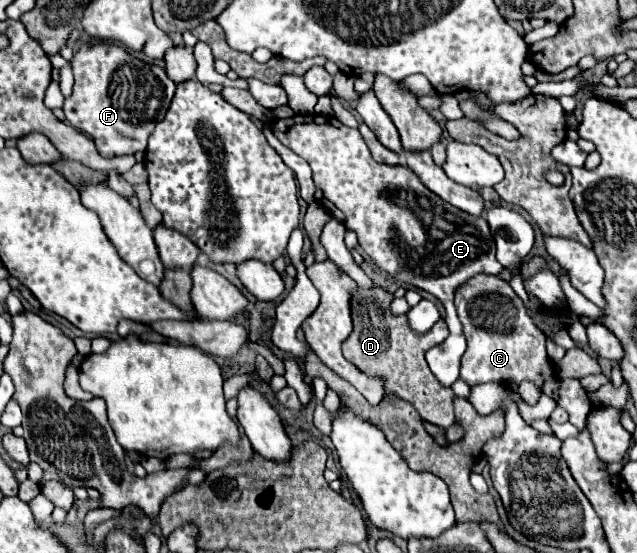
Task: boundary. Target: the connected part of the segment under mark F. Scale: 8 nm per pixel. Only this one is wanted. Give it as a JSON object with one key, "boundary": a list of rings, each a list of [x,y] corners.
{"boundary":[[[112,42],[82,44],[74,52],[70,64],[60,68],[60,88],[62,94],[68,96],[62,106],[66,120],[76,130],[94,138],[102,156],[122,156],[146,150],[150,132],[164,118],[174,98],[176,84],[166,76],[164,68],[138,60]]]}

